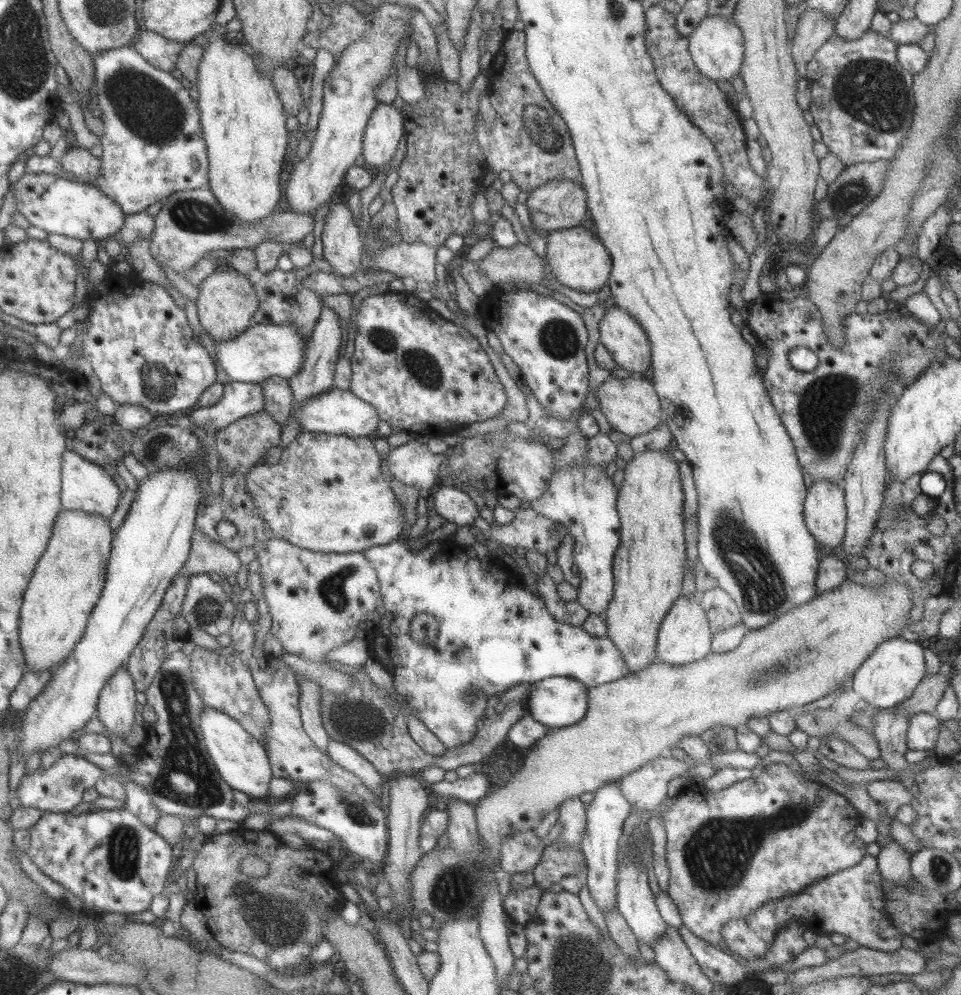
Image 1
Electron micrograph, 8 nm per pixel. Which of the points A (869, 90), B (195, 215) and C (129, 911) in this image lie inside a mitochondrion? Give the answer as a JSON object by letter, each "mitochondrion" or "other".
{"A":"mitochondrion","B":"mitochondrion","C":"other"}

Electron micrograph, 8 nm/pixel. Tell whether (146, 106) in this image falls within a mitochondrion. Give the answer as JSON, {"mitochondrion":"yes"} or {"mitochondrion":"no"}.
{"mitochondrion":"yes"}

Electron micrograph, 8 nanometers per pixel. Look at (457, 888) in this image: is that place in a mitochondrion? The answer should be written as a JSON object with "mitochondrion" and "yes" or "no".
{"mitochondrion":"yes"}

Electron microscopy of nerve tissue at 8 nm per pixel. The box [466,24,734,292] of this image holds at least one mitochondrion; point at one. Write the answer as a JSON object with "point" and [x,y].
{"point":[542,130]}

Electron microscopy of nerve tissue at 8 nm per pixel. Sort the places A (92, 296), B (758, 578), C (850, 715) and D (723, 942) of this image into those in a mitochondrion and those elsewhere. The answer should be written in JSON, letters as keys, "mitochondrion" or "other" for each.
{"A":"other","B":"mitochondrion","C":"other","D":"other"}

